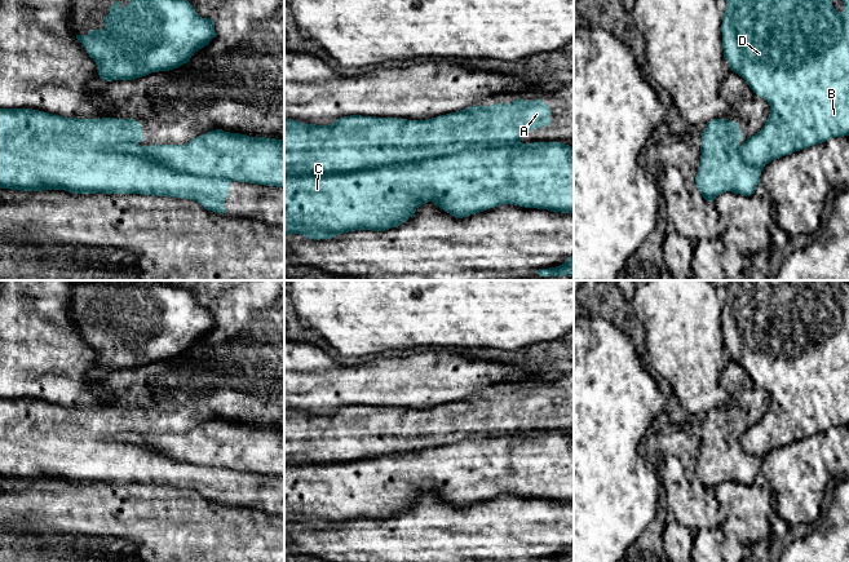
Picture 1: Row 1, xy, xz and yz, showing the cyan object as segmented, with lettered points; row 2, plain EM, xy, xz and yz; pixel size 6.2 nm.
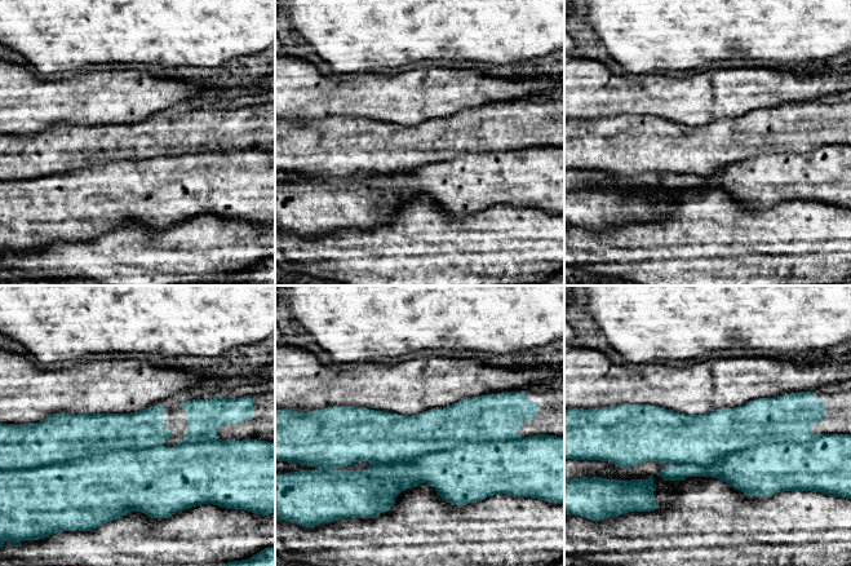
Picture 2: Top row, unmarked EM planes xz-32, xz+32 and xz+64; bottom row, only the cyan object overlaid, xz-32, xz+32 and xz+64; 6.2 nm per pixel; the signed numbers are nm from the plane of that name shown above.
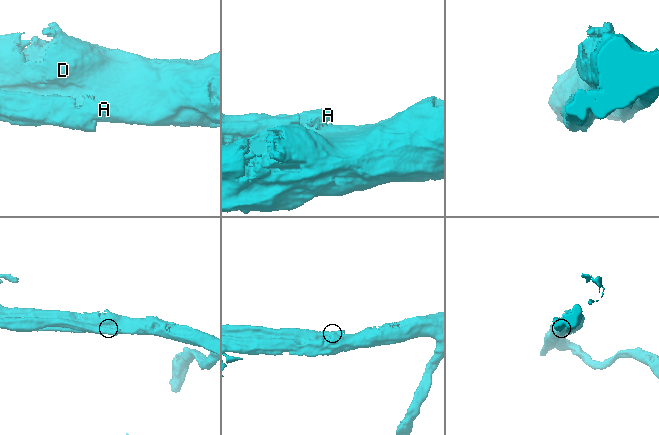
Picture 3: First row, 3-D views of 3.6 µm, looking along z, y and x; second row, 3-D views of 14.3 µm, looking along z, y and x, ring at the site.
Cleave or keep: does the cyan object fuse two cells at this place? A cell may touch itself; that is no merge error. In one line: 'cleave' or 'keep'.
cleave

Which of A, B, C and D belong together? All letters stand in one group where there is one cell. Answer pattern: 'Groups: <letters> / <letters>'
Groups: A / B C D

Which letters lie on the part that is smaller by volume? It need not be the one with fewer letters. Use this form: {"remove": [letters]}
{"remove": ["A"]}

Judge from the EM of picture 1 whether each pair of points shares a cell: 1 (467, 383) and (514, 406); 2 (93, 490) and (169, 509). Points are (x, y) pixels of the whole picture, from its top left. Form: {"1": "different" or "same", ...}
{"1": "different", "2": "same"}

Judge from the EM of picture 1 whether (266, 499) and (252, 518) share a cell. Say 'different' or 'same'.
different

